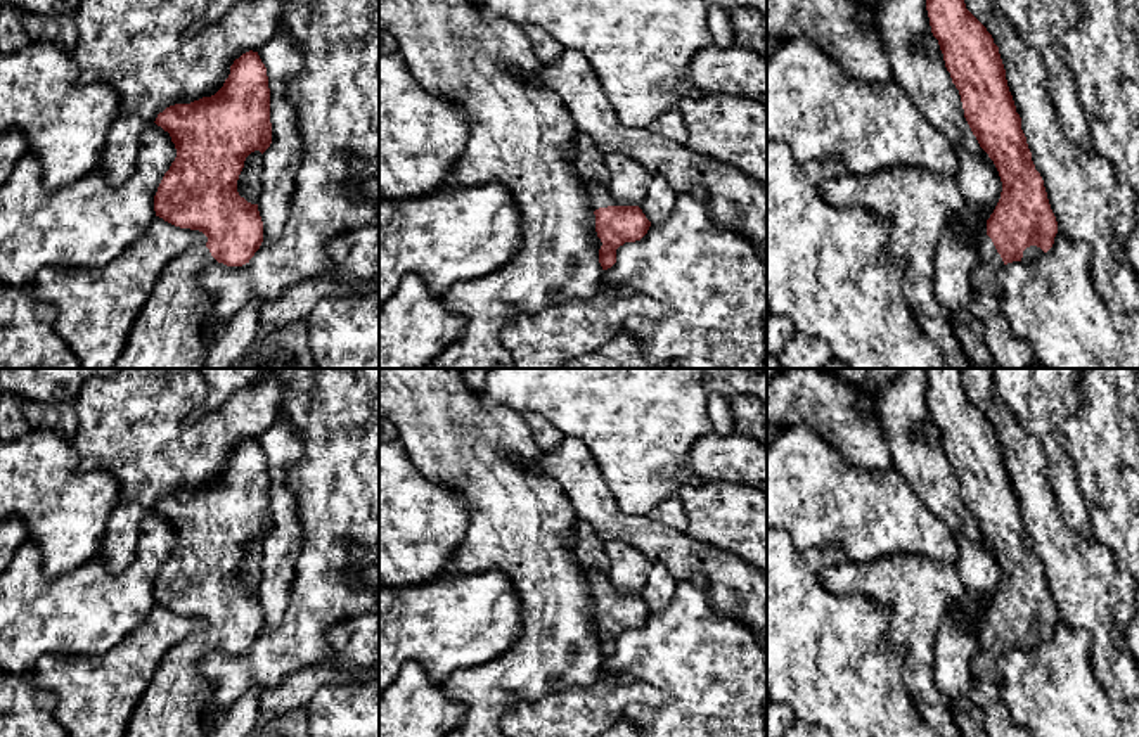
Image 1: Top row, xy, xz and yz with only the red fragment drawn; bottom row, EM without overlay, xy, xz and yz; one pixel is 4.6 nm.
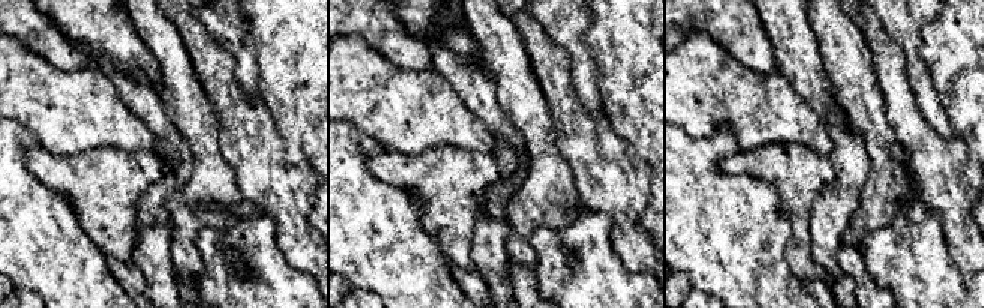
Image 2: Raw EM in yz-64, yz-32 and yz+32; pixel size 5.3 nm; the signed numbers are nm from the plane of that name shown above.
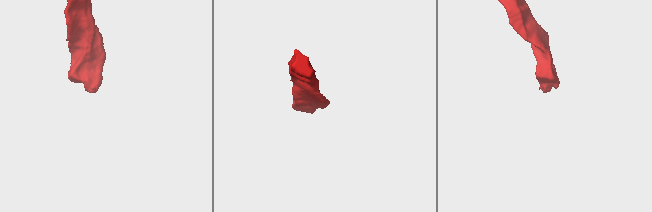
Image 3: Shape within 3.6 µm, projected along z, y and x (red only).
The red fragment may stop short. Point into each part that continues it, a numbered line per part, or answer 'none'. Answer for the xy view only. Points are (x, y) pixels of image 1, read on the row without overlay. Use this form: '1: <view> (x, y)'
1: xy (172, 706)

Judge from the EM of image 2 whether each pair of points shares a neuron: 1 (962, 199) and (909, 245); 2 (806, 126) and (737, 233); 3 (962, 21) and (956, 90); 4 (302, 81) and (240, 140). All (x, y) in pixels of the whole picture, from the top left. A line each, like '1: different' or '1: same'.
1: different
2: different
3: same
4: different

